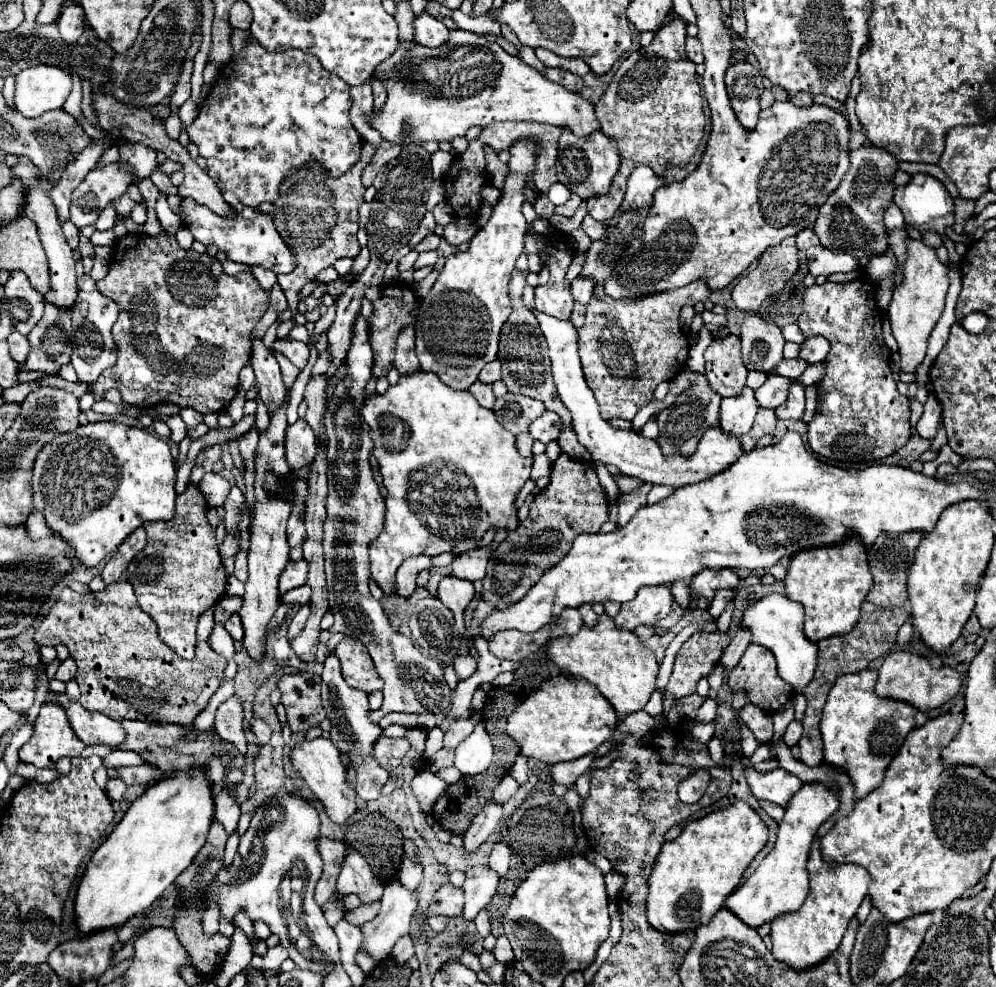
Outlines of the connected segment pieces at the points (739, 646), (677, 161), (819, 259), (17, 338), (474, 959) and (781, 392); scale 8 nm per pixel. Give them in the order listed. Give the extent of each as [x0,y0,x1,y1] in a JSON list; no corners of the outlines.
[[720,629,750,671],[588,17,706,221],[806,245,856,277],[8,333,30,363],[458,949,482,971],[754,373,792,409]]

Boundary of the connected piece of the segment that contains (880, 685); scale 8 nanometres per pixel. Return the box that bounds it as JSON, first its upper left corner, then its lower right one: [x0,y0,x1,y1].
[876,651,962,713]

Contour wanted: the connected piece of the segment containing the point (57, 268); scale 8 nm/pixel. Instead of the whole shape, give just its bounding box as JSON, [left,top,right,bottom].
[12,155,76,311]

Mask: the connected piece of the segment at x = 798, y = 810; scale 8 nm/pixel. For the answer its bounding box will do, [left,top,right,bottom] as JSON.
[724,783,840,929]

